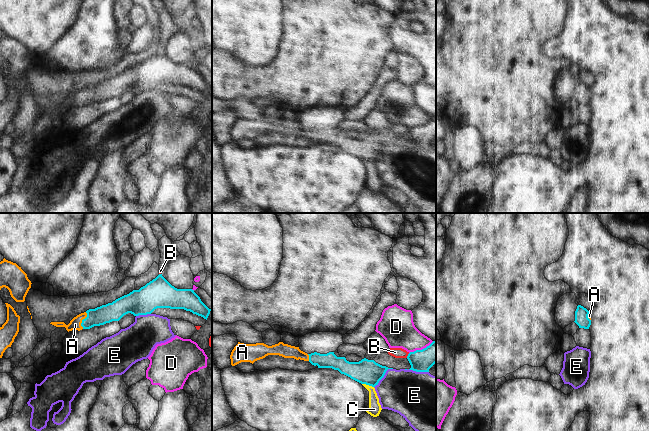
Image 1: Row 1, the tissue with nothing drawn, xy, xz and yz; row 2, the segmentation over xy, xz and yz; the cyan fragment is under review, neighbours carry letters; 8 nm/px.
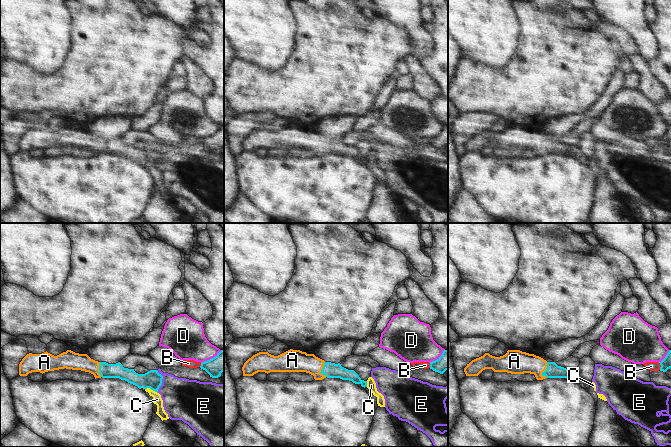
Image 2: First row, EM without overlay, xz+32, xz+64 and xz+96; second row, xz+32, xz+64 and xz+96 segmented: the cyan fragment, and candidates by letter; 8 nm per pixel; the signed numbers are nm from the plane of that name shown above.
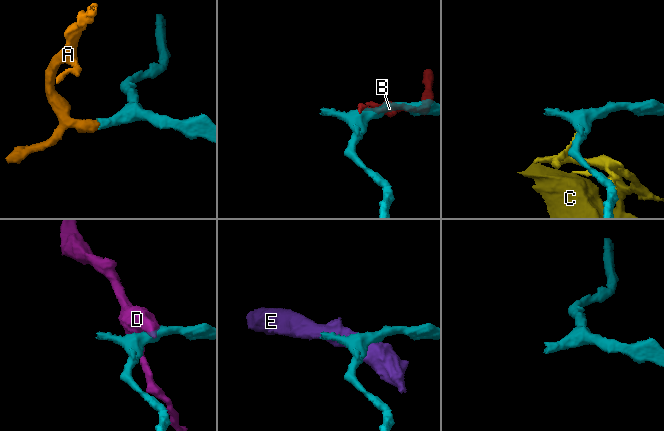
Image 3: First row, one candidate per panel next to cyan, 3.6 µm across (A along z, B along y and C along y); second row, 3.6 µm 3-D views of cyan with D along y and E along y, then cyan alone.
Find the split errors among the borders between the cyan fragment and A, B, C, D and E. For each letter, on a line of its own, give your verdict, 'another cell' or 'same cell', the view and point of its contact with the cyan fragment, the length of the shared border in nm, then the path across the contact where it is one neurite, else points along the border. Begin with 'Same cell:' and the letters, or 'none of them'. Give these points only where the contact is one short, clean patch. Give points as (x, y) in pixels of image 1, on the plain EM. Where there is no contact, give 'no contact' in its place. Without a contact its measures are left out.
Same cell: A
A: same cell; meets cyan in xy at (82, 96); contact 140 nm long; runs through xy (110, 88), (82, 96), (75, 100)
B: another cell; meets cyan in xz at (408, 131); contact 50 nm long
C: another cell; meets cyan in xz at (368, 160); contact 100 nm long; border along xz (362, 159), (373, 163)
D: another cell; meets cyan in xz at (422, 125); contact 220 nm long; border along xz (433, 117), (425, 123), (409, 129)
E: another cell; meets cyan in xz at (383, 152); contact 220 nm long

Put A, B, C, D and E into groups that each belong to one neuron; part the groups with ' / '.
A / B / C / D / E

